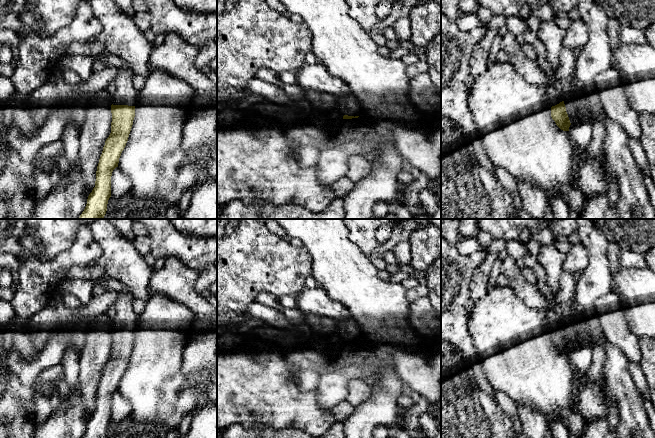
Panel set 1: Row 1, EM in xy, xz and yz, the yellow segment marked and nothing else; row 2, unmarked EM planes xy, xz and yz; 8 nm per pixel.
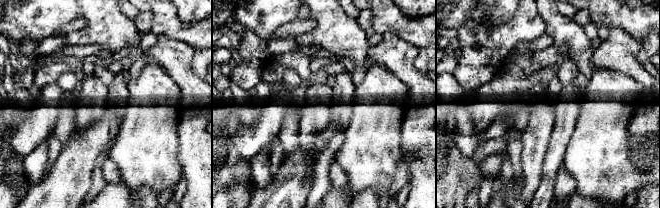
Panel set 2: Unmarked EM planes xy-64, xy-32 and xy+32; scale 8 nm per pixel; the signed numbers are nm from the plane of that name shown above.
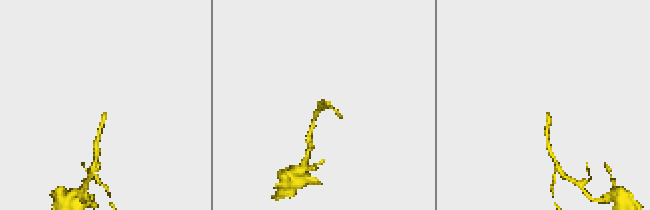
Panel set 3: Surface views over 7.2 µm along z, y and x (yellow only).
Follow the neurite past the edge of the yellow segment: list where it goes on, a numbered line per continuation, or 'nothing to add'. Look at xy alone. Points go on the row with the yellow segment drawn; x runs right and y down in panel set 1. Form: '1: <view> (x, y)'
1: xy (126, 94)

